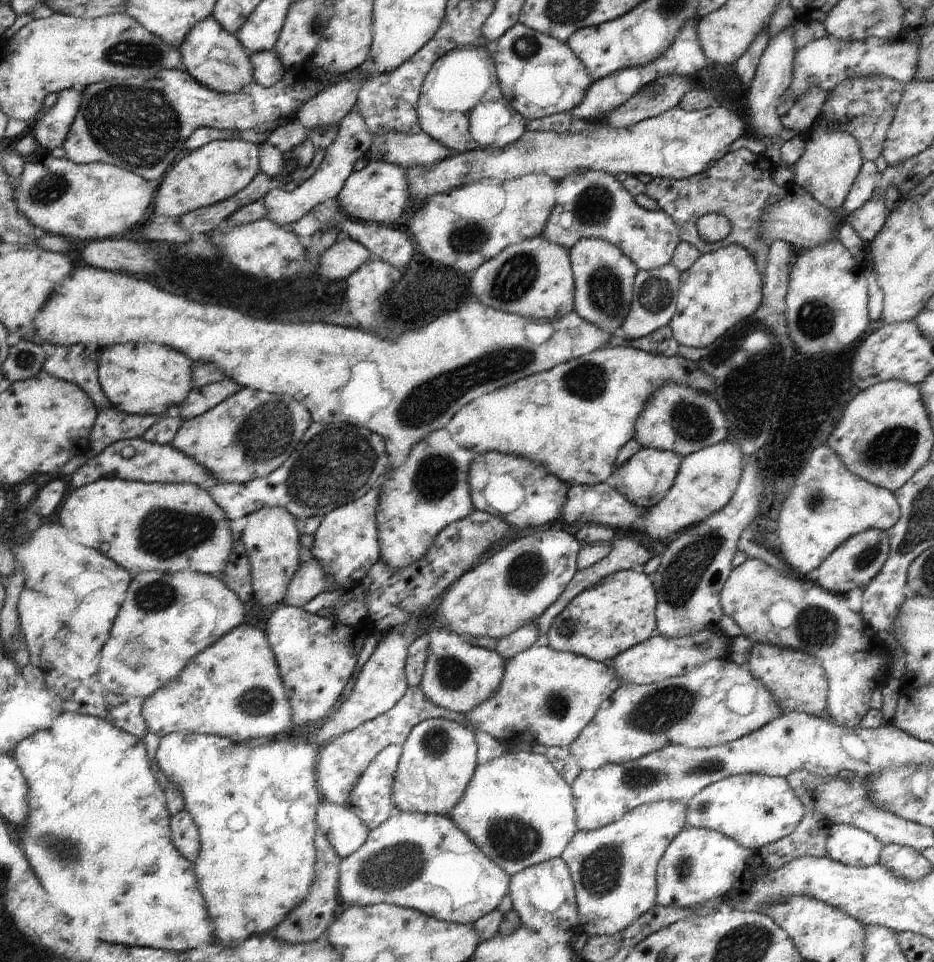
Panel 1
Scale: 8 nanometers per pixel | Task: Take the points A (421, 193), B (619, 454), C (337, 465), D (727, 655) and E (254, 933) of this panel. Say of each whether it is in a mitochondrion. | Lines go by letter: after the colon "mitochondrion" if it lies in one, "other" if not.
A: other
B: other
C: mitochondrion
D: other
E: other

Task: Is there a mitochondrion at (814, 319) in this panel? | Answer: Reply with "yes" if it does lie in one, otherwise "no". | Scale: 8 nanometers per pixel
yes

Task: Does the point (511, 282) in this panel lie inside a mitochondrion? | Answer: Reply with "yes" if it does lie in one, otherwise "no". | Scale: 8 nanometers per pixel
yes

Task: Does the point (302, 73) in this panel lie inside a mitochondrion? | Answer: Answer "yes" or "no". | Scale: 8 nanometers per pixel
no

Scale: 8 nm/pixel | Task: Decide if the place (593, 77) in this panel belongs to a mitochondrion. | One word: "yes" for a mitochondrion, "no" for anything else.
no

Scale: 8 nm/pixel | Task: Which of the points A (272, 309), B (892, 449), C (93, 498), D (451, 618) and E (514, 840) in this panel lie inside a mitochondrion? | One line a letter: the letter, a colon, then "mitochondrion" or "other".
A: other
B: mitochondrion
C: other
D: other
E: mitochondrion

